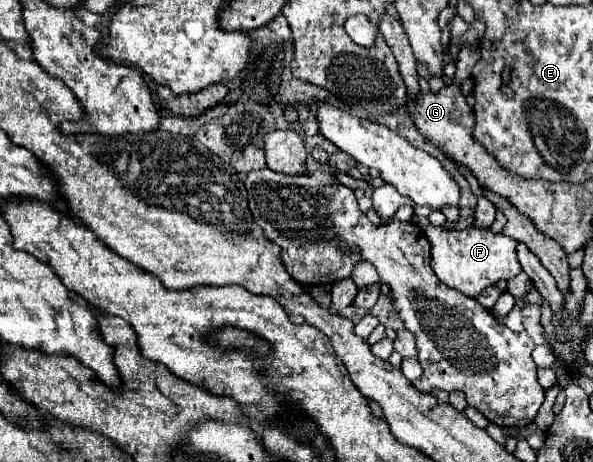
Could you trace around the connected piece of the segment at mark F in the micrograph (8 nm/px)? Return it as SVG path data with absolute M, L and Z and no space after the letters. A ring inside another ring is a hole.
M427 226L425 236L431 242L431 268L437 278L453 290L463 292L469 298L477 298L485 288L495 286L499 280L509 280L521 272L517 262L517 242L505 234L493 234L483 228L465 228L461 232L445 226Z

